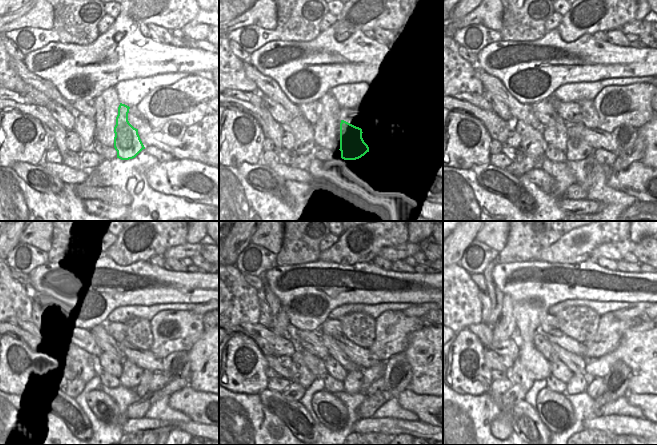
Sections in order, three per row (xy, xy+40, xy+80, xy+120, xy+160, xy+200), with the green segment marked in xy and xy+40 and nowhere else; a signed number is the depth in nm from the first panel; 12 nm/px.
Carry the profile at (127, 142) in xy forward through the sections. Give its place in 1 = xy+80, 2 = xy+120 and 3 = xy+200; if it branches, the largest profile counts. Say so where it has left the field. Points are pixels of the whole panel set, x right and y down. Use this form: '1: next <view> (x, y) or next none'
1: next xy+80 (577, 148)
2: next xy+120 (131, 375)
3: next xy+200 (577, 384)

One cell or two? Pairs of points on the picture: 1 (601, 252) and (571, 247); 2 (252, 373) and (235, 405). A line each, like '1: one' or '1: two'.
1: two
2: two

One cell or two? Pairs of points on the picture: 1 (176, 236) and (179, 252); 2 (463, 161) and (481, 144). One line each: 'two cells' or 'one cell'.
1: two cells
2: one cell

